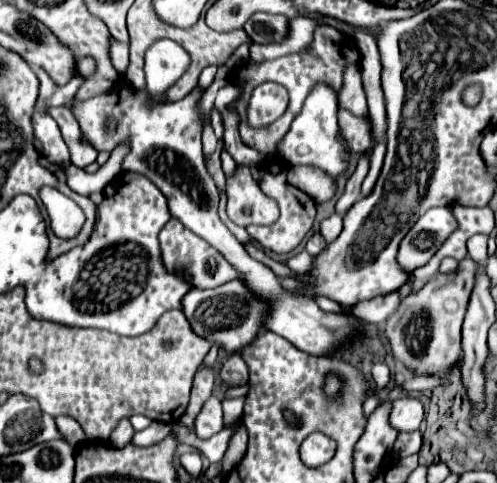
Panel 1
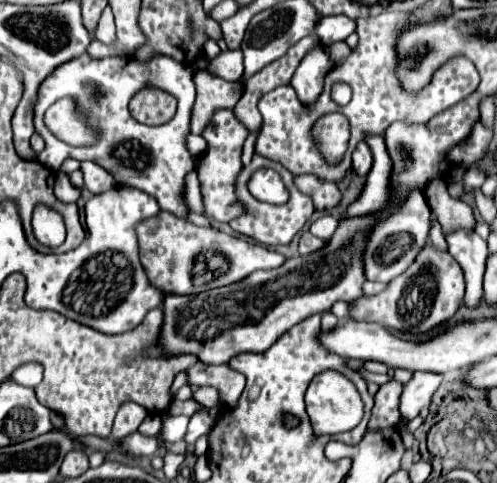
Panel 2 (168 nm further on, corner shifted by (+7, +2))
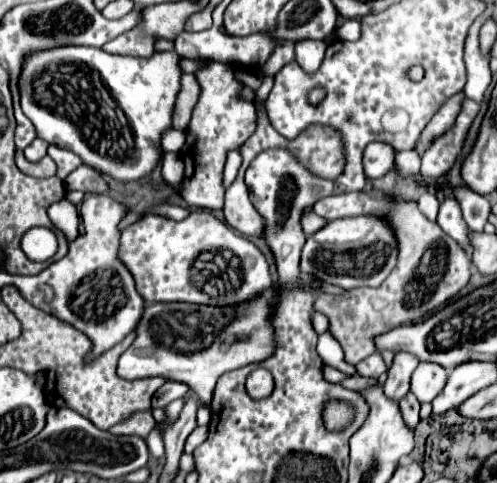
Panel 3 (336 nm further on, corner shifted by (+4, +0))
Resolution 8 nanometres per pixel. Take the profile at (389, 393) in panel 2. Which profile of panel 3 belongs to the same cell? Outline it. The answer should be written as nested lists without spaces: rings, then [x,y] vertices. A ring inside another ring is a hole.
[[[396,354],[394,364],[388,370],[388,380],[384,382],[384,394],[396,402],[400,402],[410,390],[410,376],[416,370],[418,362],[412,354]]]

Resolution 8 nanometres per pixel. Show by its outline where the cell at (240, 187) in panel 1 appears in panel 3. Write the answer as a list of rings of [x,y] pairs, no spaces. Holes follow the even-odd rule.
[[[208,60],[208,66],[204,70],[198,70],[196,78],[202,86],[202,92],[200,92],[200,102],[192,112],[192,122],[188,126],[188,140],[184,144],[184,150],[180,152],[180,158],[186,164],[182,198],[192,208],[222,210],[224,192],[226,192],[222,184],[226,154],[234,148],[240,148],[254,134],[256,108],[254,104],[248,104],[238,98],[242,84],[236,82],[232,66]]]

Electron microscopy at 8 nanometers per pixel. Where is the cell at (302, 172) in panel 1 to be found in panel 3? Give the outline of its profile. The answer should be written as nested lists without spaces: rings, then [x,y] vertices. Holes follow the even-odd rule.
[[[378,190],[370,192],[346,192],[336,196],[326,196],[316,202],[316,214],[326,220],[362,216],[362,214],[384,214],[392,218],[396,226],[396,238],[400,242],[400,258],[396,270],[384,280],[380,288],[352,288],[344,294],[316,294],[316,310],[330,318],[330,332],[342,344],[346,362],[356,366],[368,356],[368,340],[376,334],[384,334],[396,326],[418,322],[428,318],[430,310],[444,308],[454,300],[470,280],[470,258],[468,254],[448,238],[438,224],[428,222],[420,214],[414,202],[388,204],[384,194]]]

